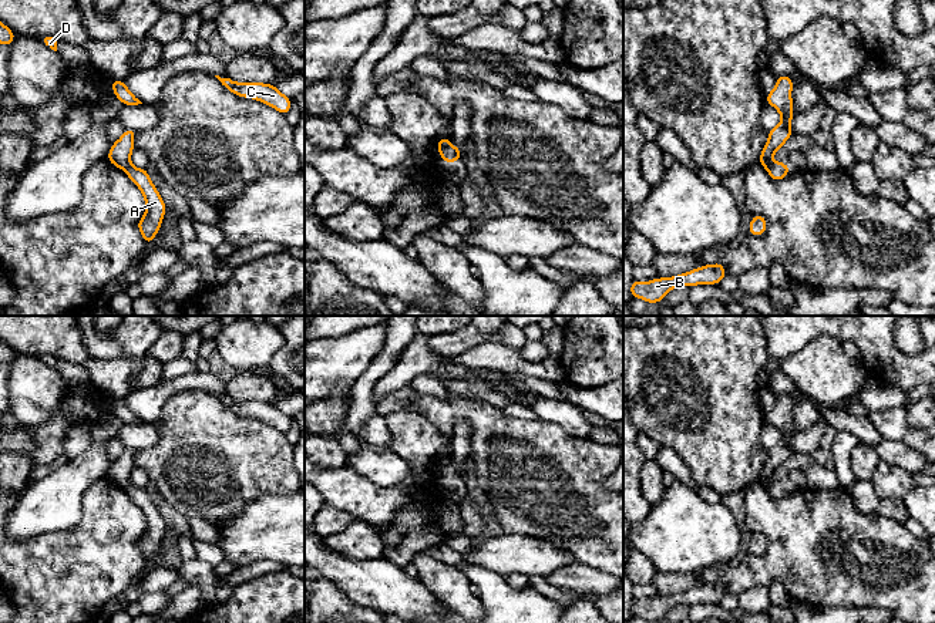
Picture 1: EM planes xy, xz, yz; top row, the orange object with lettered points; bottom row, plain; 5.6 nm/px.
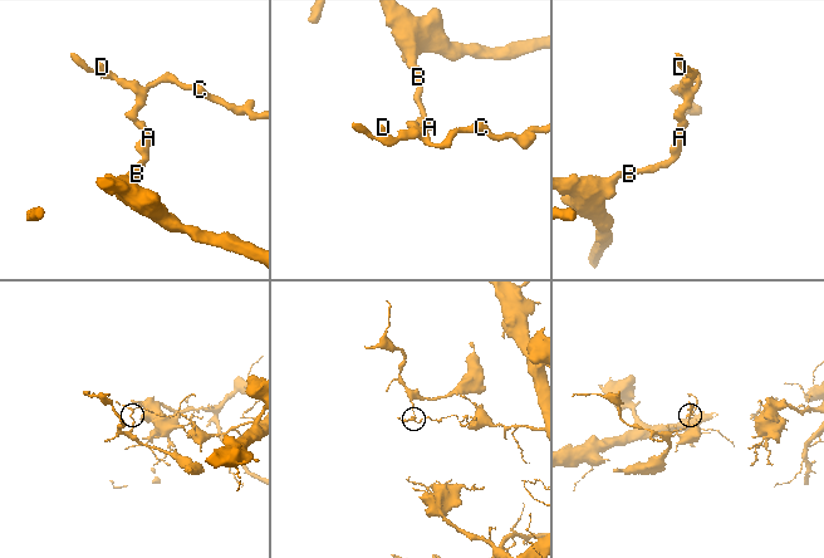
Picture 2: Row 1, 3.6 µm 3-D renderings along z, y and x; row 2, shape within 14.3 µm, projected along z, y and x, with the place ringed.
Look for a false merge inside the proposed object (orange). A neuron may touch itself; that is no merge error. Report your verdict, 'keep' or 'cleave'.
cleave

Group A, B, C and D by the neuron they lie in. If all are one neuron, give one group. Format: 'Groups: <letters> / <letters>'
Groups: A B / C D

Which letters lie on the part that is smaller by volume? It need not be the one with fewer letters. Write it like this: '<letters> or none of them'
A, B

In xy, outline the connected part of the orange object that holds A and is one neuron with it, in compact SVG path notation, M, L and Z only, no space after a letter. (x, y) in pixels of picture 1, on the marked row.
M130 165L124 171L128 175L128 178L141 189L144 195L147 211L145 215L137 223L137 228L142 233L145 243L151 245L154 236L161 229L161 222L167 212L167 206L159 192L154 186L152 181L149 179L148 169L139 169Z

